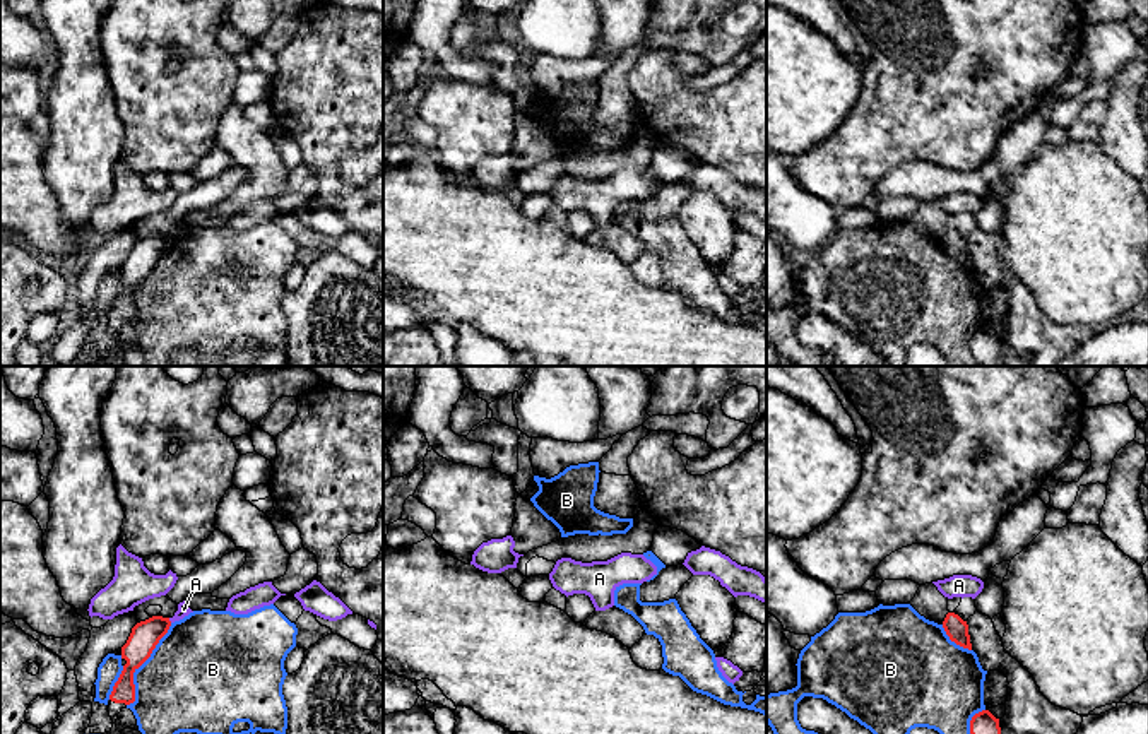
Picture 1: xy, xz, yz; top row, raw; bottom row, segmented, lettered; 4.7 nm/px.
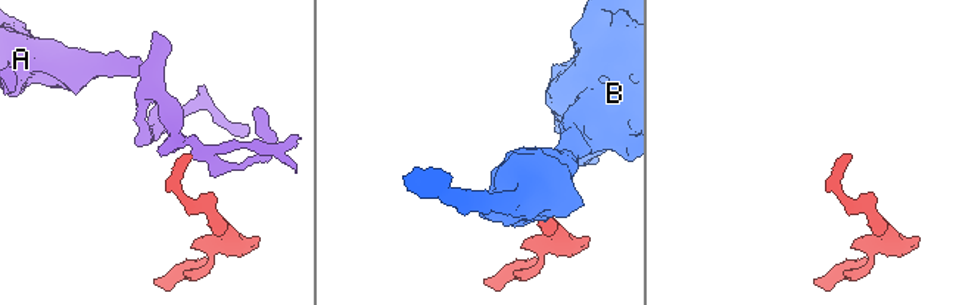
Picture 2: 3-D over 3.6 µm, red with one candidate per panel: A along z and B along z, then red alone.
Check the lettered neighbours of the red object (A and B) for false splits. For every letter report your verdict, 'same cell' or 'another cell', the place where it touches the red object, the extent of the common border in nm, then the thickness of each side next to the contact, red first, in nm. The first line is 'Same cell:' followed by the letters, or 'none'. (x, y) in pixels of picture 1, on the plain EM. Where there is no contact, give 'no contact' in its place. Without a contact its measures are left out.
Same cell: none
A: another cell; contact xy (168, 236); length 30 nm; calibres 140 and 60 nm
B: another cell; contact xy (141, 281); length 440 nm; calibres 140 and 460 nm

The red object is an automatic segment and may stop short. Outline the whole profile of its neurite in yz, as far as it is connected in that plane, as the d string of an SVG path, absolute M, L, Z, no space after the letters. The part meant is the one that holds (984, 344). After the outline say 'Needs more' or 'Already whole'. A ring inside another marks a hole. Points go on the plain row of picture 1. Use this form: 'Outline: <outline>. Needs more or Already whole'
Outline: M982 327L972 334L970 351L982 366L1003 366L999 335L989 327Z. Already whole

